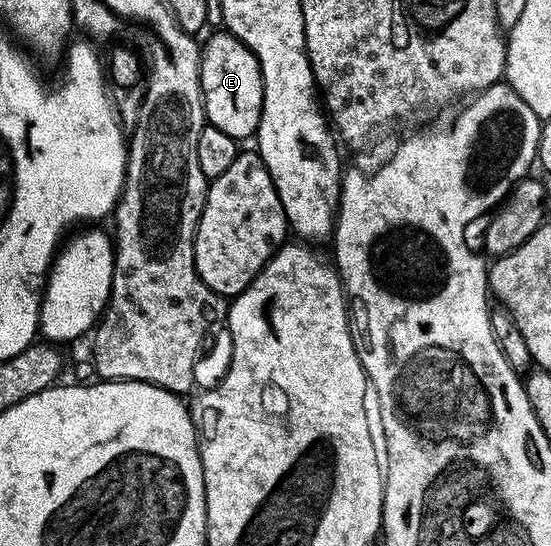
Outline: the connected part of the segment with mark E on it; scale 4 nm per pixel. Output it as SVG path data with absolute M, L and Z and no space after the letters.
M216 30L208 41L203 41L200 54L200 89L204 95L204 118L207 123L214 125L222 134L230 134L237 142L255 137L256 128L260 125L262 114L262 98L264 83L258 58L244 45L237 36L227 30Z

